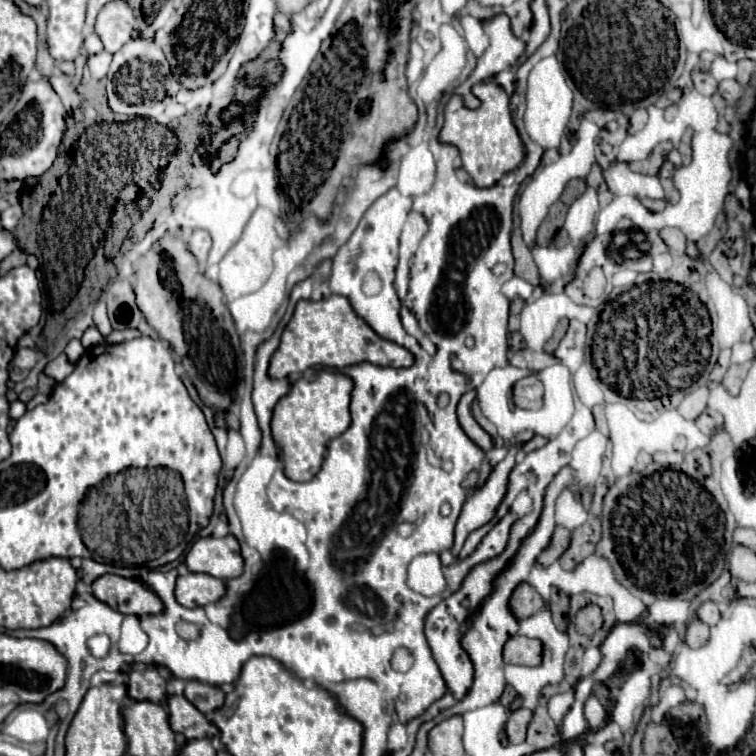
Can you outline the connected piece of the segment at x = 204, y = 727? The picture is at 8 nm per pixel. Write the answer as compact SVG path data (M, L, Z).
M169 695L167 711L171 715L173 731L183 733L187 739L211 739L219 735L219 729L211 721L207 721L207 717L199 709L195 709L185 697Z

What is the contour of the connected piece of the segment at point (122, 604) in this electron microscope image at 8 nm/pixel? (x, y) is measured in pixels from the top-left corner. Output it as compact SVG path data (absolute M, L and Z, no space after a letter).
M103 575L93 583L93 595L125 615L153 615L163 611L163 601L145 583L119 575Z

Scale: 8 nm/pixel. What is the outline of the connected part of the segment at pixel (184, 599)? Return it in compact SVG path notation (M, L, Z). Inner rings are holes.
M189 573L185 577L177 579L175 597L181 605L193 607L193 605L207 605L219 601L227 591L227 585L223 579L205 575L205 573Z

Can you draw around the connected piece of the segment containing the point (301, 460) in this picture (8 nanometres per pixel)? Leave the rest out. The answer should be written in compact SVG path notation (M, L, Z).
M319 371L295 381L291 385L291 393L279 401L271 429L275 433L275 443L279 445L285 475L289 479L311 481L319 473L329 441L345 433L351 425L351 391L353 379L349 375L341 371Z

